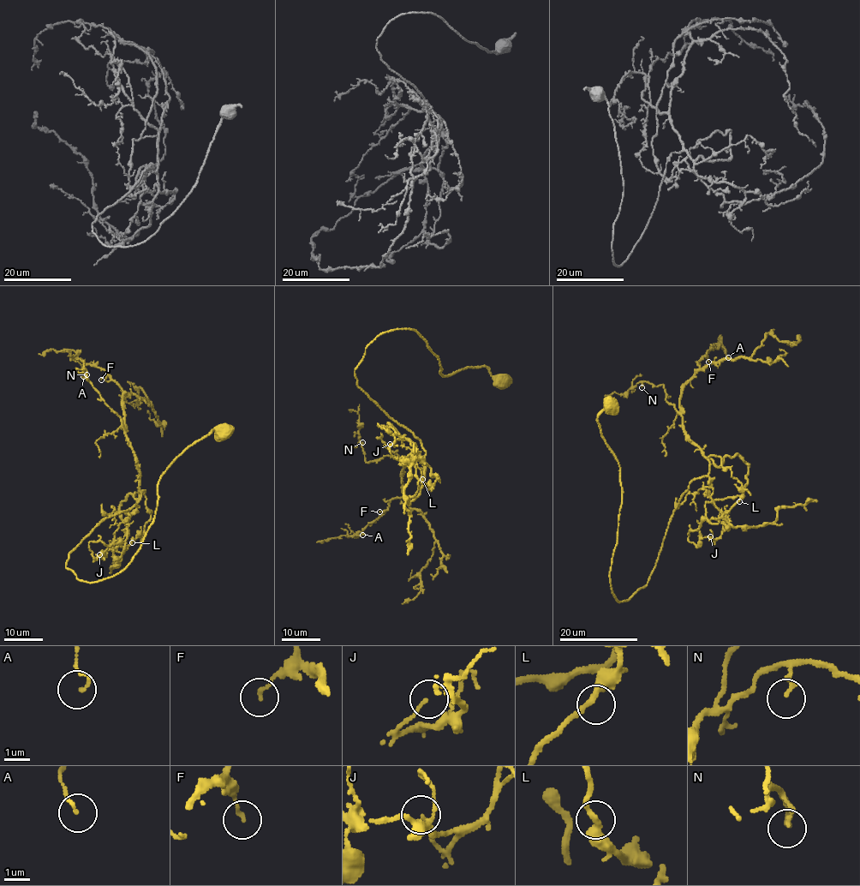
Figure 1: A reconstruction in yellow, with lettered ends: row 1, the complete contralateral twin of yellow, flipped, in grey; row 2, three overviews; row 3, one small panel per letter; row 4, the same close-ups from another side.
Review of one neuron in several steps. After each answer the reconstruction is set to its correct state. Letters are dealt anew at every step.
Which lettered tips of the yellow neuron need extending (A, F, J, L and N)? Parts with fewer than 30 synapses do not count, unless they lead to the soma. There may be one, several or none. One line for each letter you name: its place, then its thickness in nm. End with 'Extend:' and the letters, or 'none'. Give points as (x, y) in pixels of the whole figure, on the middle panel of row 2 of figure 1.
Extend: none

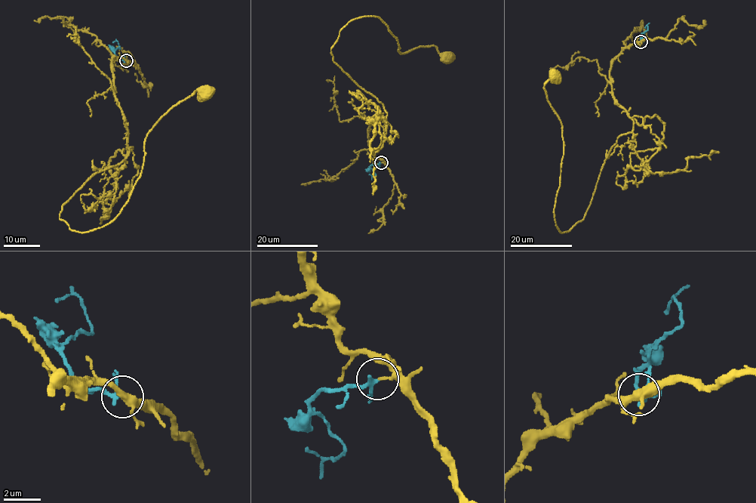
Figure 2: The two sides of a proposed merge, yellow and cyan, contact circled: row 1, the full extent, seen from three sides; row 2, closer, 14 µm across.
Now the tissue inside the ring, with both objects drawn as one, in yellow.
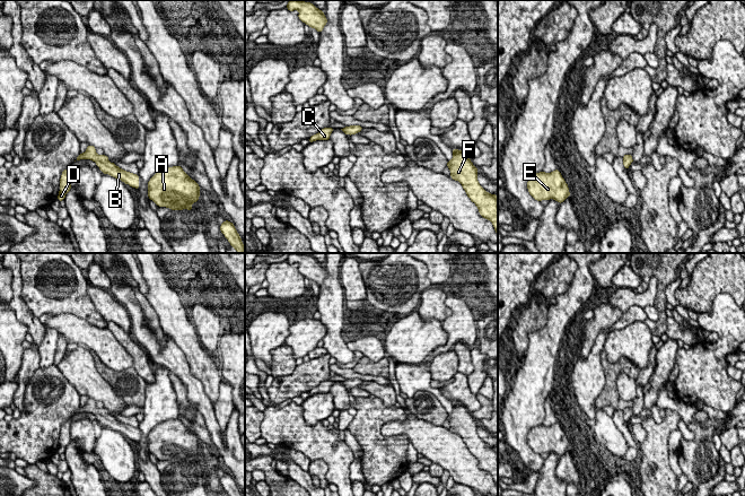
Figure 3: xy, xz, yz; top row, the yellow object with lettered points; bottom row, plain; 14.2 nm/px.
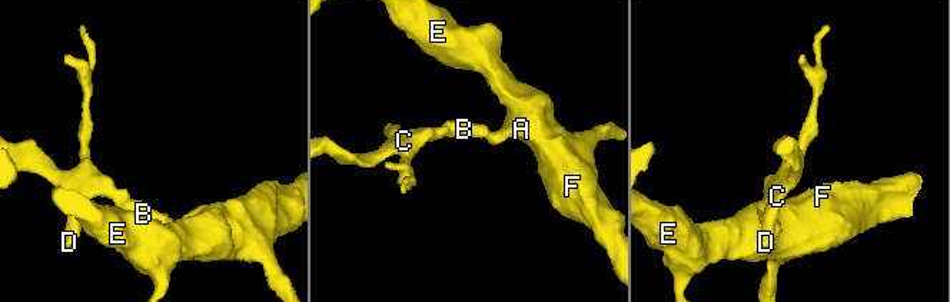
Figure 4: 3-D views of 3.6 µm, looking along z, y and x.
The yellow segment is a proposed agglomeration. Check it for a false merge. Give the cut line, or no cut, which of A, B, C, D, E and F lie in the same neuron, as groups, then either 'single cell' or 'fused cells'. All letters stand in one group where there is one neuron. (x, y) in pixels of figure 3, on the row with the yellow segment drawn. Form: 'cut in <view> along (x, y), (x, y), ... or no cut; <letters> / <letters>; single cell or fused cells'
no cut; A B C D E F; single cell

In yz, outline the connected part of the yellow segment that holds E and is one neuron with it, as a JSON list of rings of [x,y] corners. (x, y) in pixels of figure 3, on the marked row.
[[[559,169],[551,173],[540,172],[529,176],[527,182],[529,194],[537,201],[554,199],[562,203],[570,197],[568,184]]]

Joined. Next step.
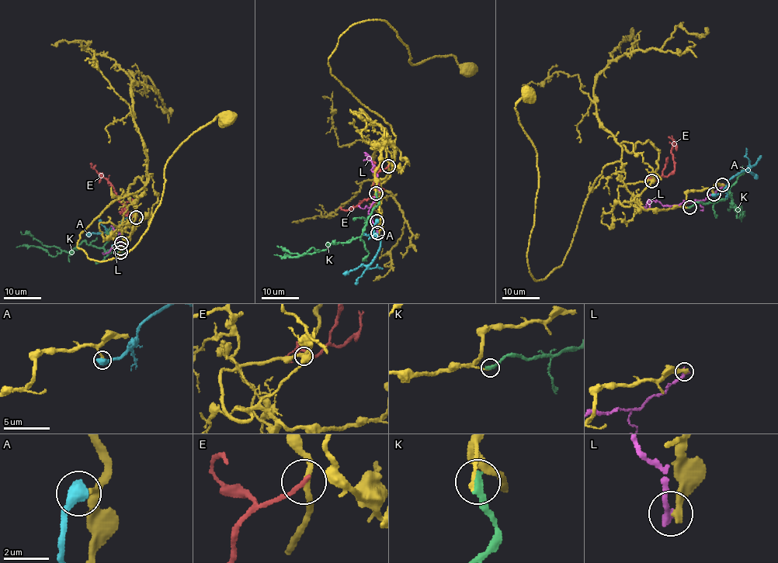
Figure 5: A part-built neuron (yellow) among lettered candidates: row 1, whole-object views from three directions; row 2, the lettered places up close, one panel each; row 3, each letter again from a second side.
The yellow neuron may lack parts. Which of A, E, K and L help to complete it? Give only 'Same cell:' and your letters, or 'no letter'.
Same cell: no letter

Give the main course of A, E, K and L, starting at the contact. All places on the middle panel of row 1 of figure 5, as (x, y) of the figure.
A: (377, 221), (374, 233), (380, 242), (377, 253), (369, 264), (362, 264), (343, 274)
E: (387, 166), (377, 174), (373, 184), (379, 195), (346, 211), (340, 207)
K: (376, 193), (379, 203), (359, 237), (349, 243), (334, 243), (322, 250), (312, 247), (299, 256), (274, 254)
L: (377, 233), (368, 212), (379, 189), (376, 174), (371, 170), (372, 163), (365, 156)

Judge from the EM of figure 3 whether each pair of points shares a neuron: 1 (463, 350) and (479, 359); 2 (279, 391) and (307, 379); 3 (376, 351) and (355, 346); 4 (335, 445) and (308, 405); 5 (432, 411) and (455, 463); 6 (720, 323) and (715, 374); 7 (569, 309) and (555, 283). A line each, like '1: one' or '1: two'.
1: two
2: one
3: one
4: two
5: two
6: one
7: two

